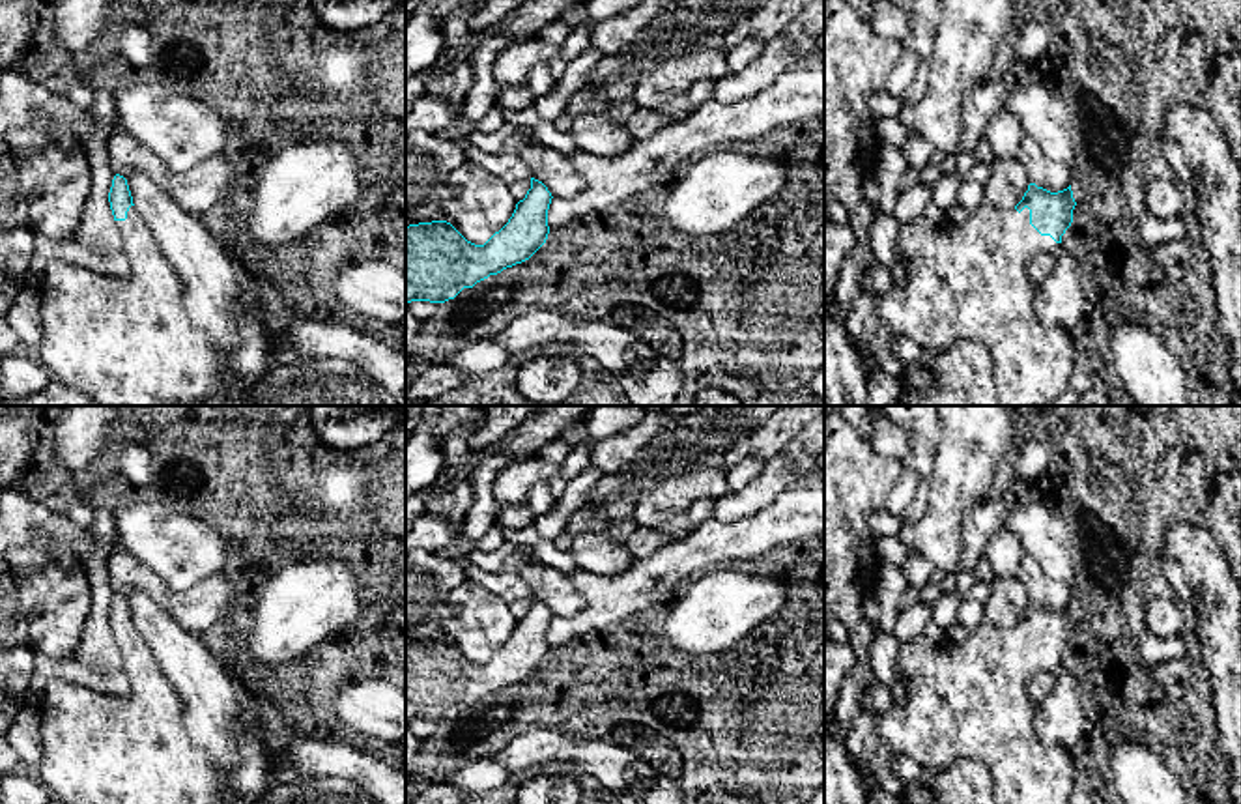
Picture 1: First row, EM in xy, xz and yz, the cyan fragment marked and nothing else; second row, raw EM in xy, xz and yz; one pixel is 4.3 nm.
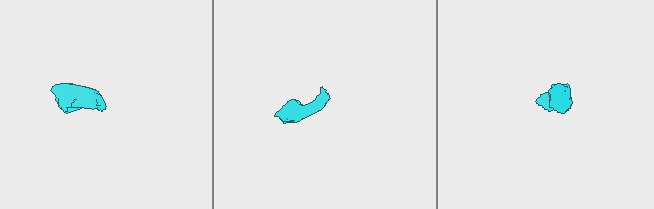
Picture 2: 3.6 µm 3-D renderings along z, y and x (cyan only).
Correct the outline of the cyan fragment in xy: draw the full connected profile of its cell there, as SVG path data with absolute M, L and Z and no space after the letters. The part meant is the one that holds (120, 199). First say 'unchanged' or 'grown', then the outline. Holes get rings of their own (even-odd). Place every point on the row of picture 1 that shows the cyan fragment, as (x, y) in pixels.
grown | M120 174L112 179L108 202L129 273L118 277L67 260L52 262L37 284L43 338L34 352L36 361L52 380L99 406L202 406L207 398L241 398L280 365L280 329L271 327L267 303L258 299L254 309L247 303L239 323L241 344L224 357L211 337L191 323L183 282L136 211L127 179Z

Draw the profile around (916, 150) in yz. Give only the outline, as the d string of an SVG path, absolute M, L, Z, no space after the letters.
M910 136L899 150L903 151L908 166L918 172L929 165L933 153L933 146L921 136Z

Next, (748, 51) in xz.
M748 37L738 47L731 49L727 54L729 73L738 73L744 67L748 67L749 64L753 64L759 58L763 47L764 47L763 41L755 37Z

